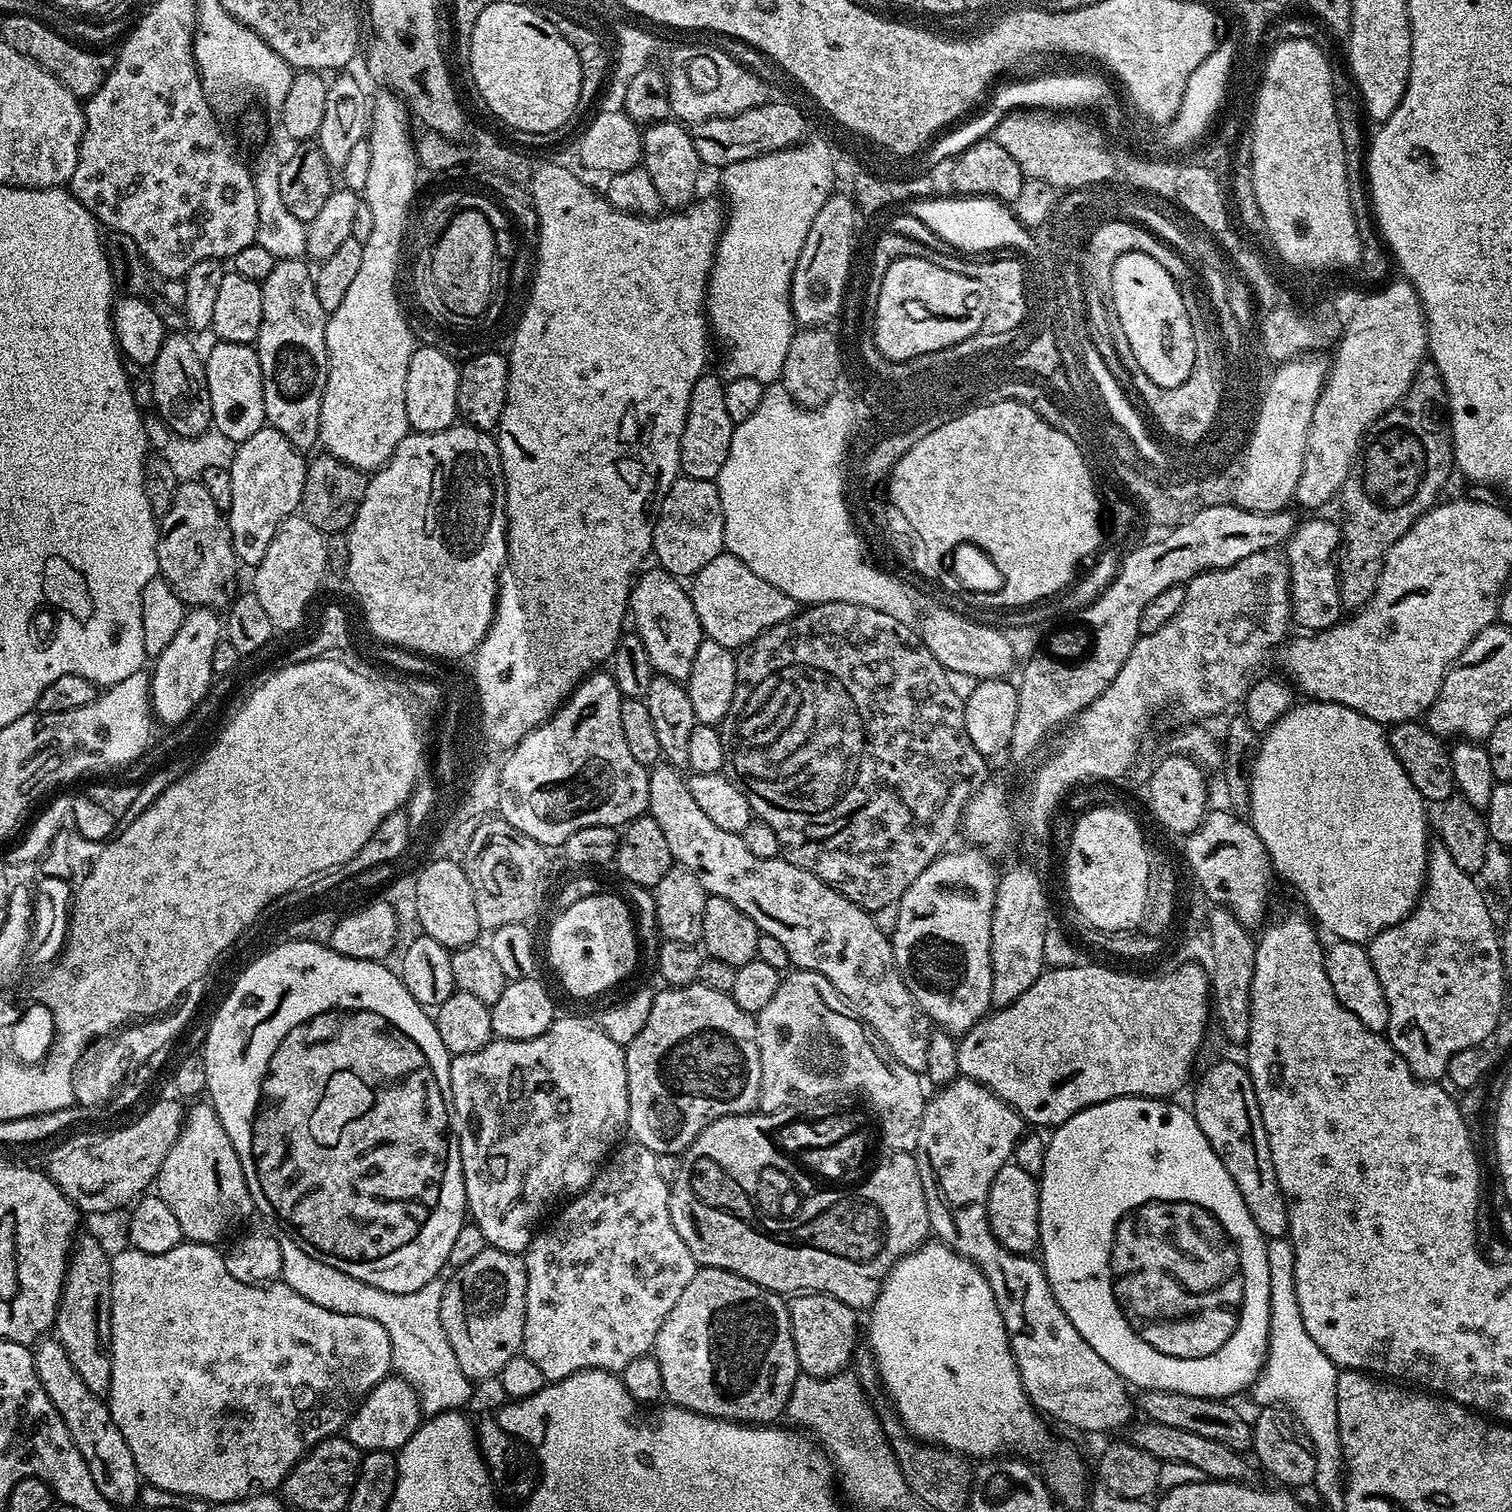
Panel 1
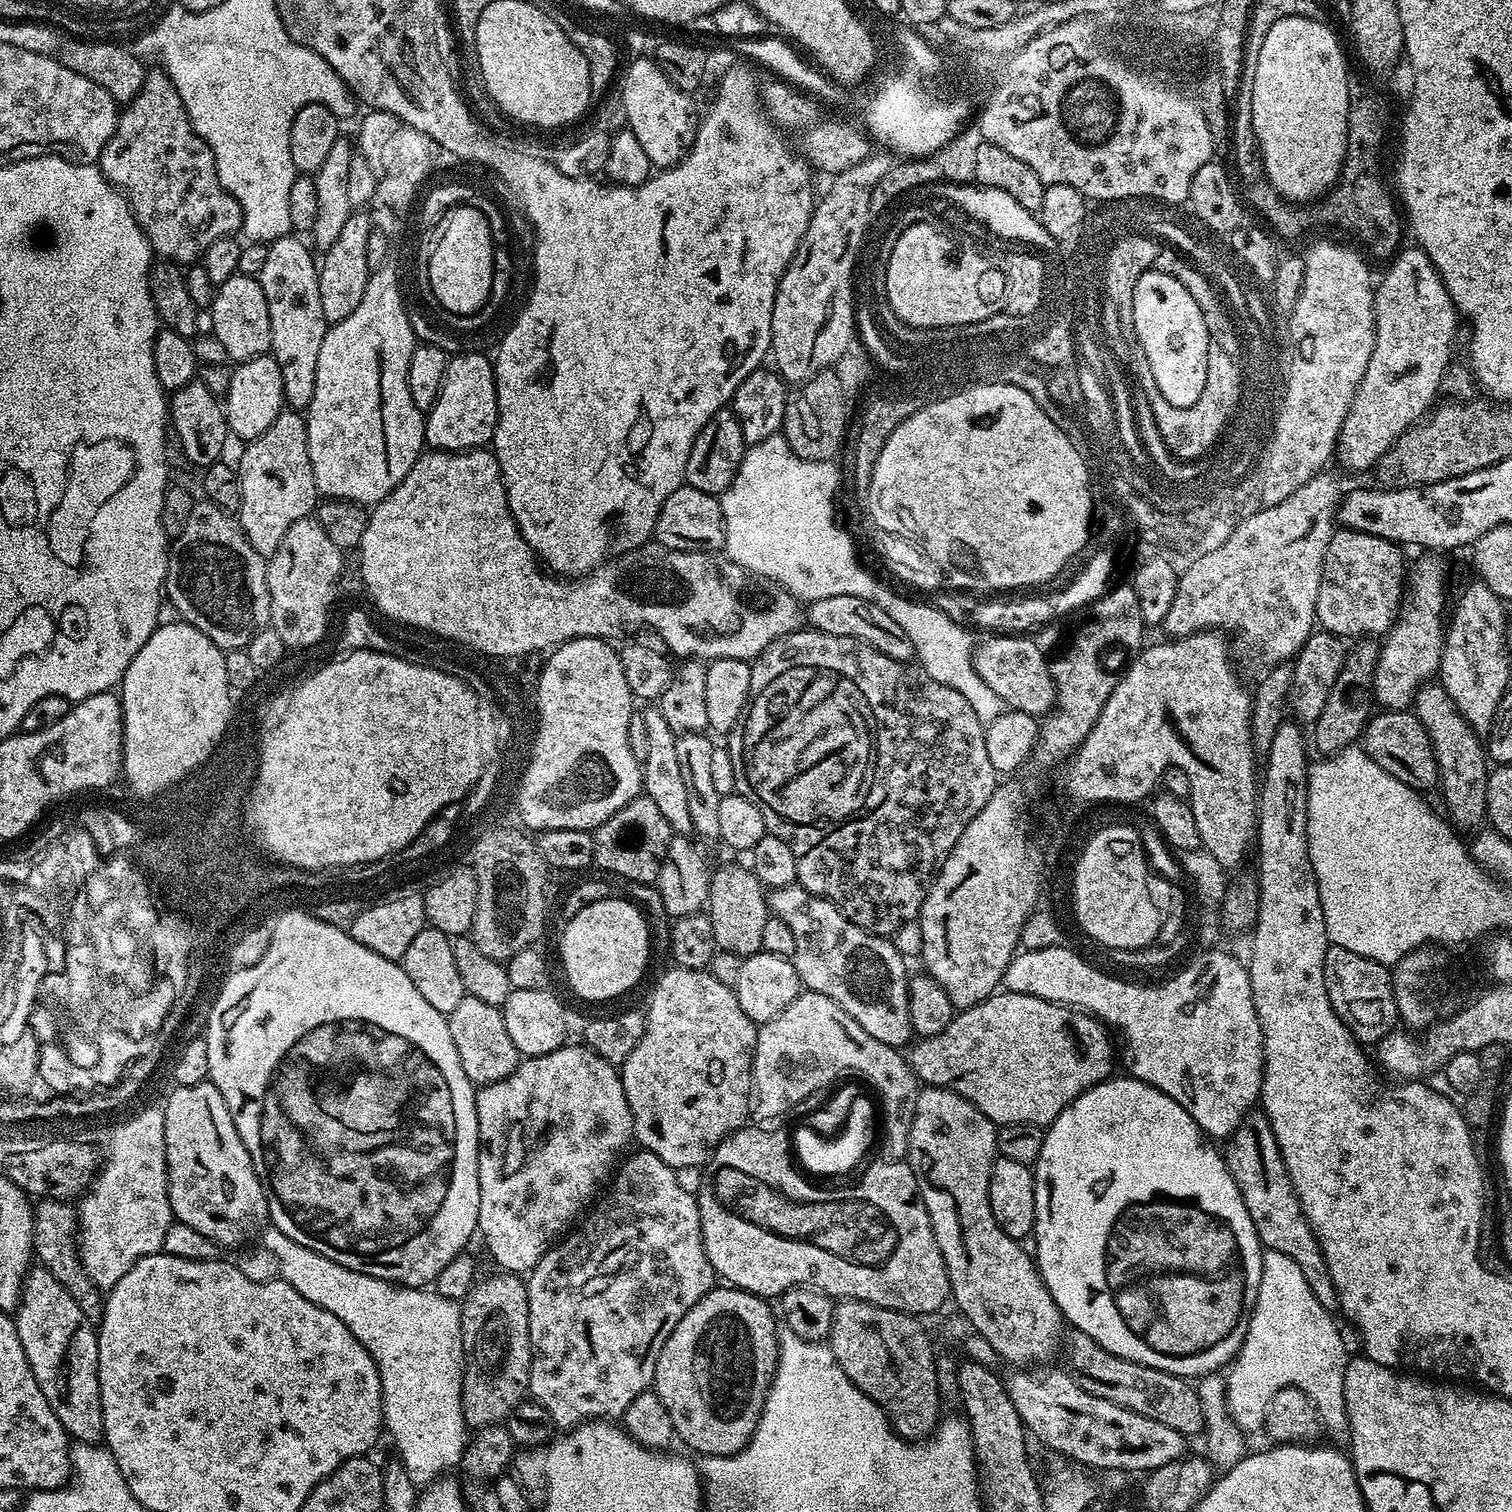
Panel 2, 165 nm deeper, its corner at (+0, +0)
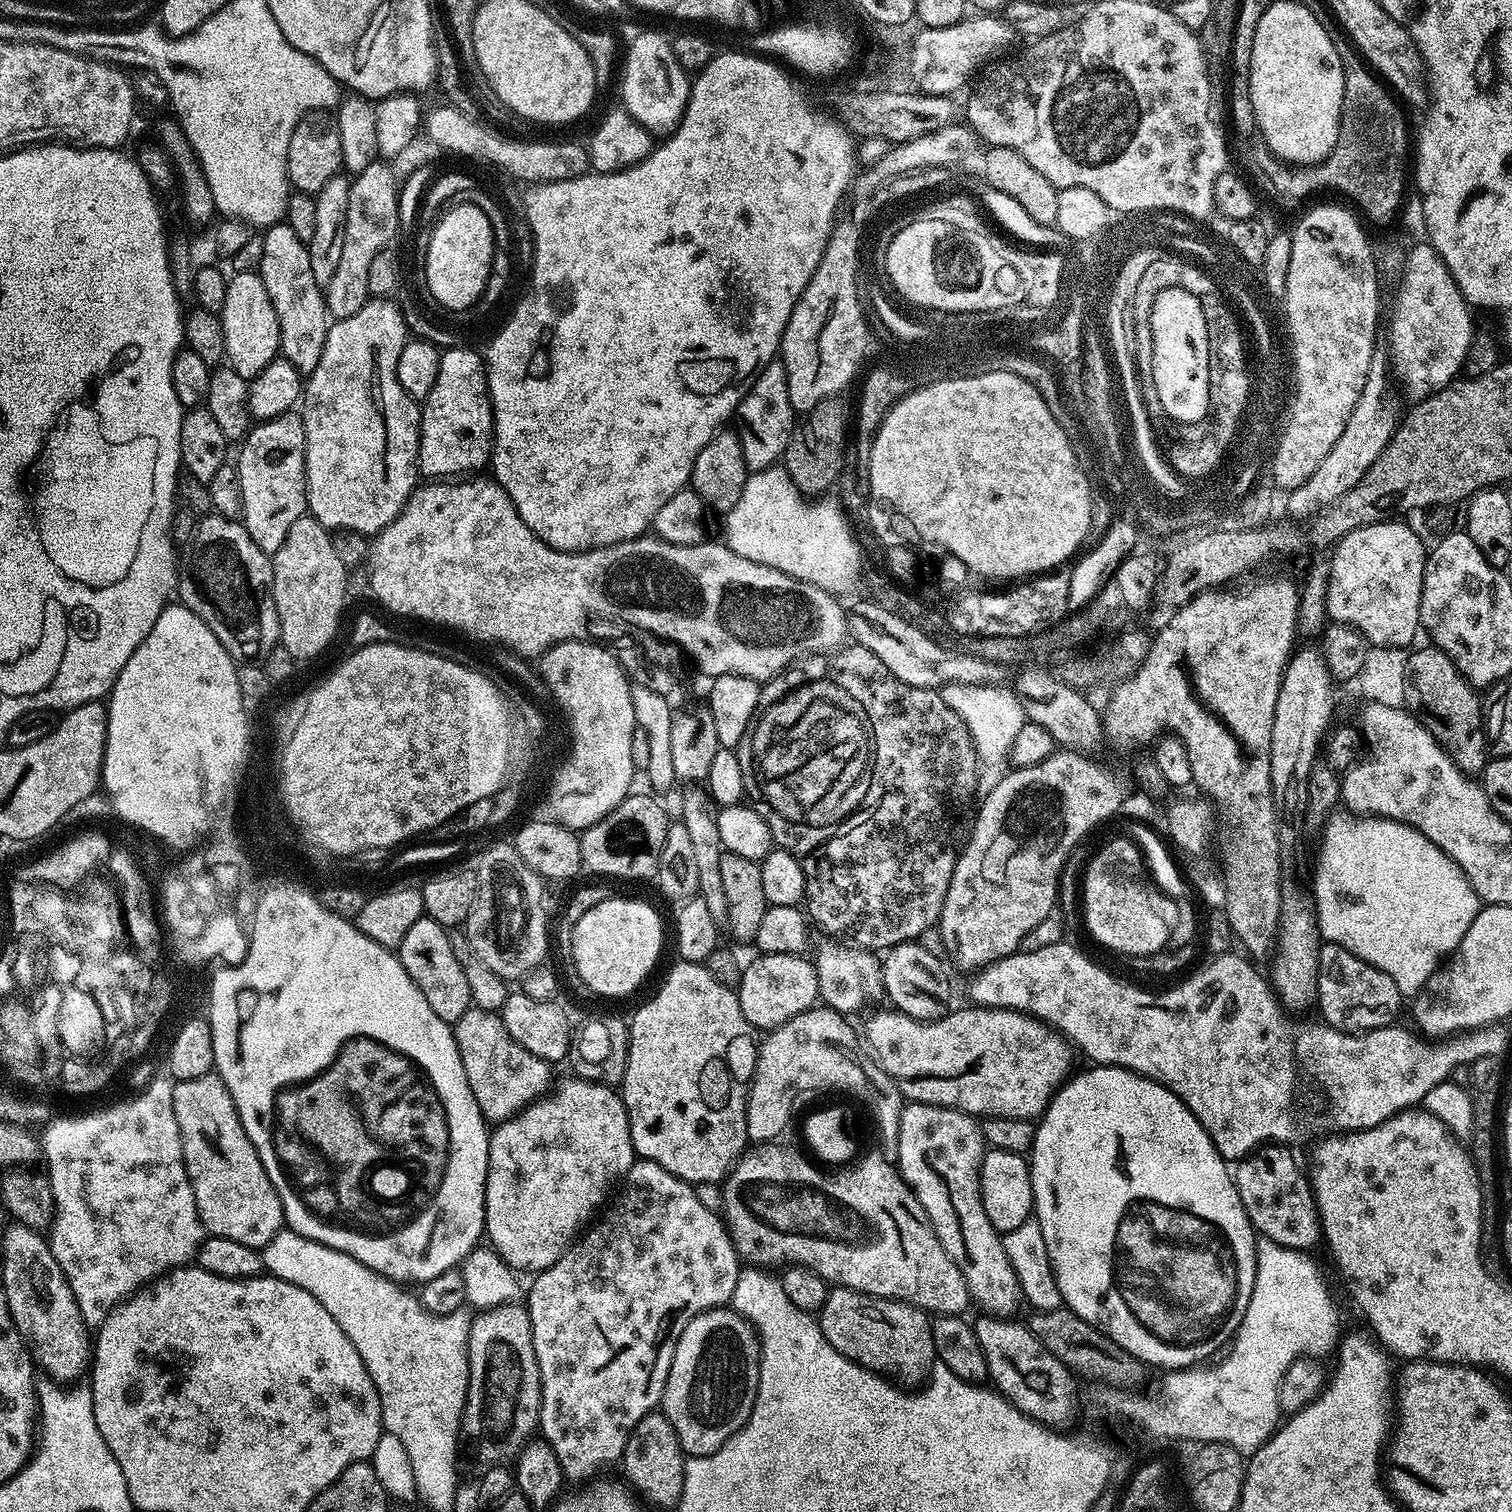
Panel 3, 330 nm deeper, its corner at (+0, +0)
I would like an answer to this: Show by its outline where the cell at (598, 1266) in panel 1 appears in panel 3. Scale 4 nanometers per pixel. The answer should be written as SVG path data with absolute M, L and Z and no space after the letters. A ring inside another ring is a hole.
M637 1159L622 1177L621 1184L624 1185L621 1186L616 1201L612 1205L609 1203L603 1209L599 1219L577 1239L571 1248L560 1255L558 1262L554 1262L543 1272L535 1273L533 1280L536 1281L533 1282L532 1289L529 1292L527 1289L526 1292L526 1307L530 1314L534 1354L540 1371L538 1428L543 1439L547 1440L554 1450L564 1471L565 1481L568 1482L588 1480L591 1476L598 1475L607 1464L612 1464L615 1460L616 1463L623 1461L628 1433L634 1426L638 1426L638 1422L642 1422L645 1414L653 1411L663 1401L670 1362L674 1358L674 1350L678 1346L678 1338L682 1330L686 1330L686 1326L698 1314L708 1312L711 1308L725 1307L732 1299L734 1286L742 1271L742 1260L736 1251L736 1245L732 1242L732 1233L729 1232L727 1223L717 1213L706 1210L702 1202L698 1202L695 1187L687 1180L679 1180L677 1176L670 1174L670 1170L658 1166L658 1162Z

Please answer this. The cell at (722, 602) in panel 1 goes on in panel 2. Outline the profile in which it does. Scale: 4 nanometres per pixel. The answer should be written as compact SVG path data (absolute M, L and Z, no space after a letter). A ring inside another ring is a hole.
M834 594L834 598L818 598L811 601L806 608L806 620L807 623L808 620L812 623L809 625L815 631L860 640L895 660L908 662L916 655L910 638L906 638L906 630L902 630L902 626L898 626L898 622L894 622L894 618L890 618L890 614L882 610L882 606L866 598L854 598L854 594Z

